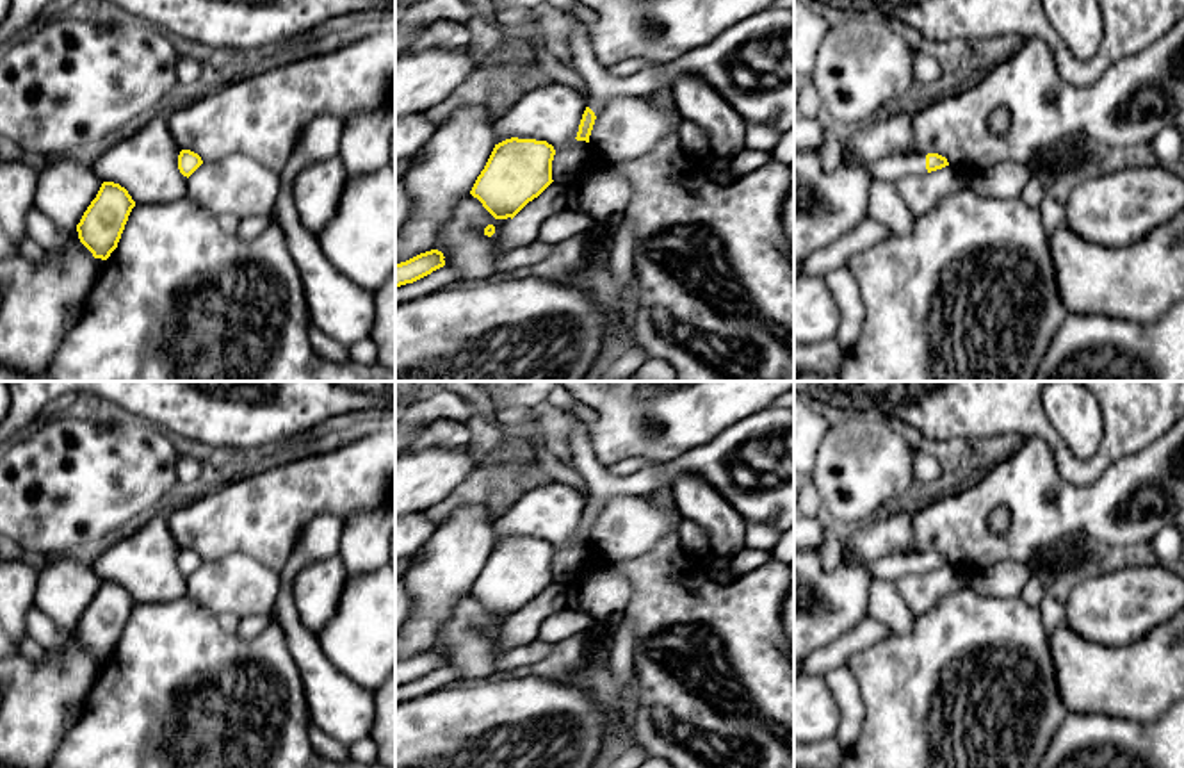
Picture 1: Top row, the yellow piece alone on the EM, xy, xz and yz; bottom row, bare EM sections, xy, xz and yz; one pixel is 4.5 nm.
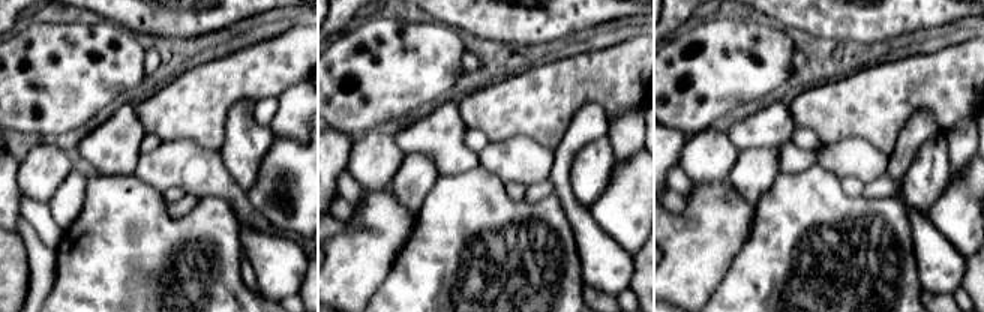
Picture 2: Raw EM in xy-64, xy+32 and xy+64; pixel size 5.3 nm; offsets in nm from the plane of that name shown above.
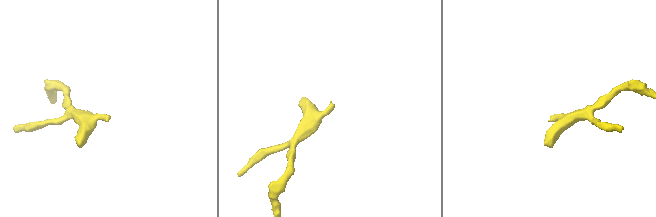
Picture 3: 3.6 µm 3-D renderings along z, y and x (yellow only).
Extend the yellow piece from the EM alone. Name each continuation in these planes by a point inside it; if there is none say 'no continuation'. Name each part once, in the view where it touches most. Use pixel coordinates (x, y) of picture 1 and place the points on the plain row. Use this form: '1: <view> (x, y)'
1: yz (891, 567)

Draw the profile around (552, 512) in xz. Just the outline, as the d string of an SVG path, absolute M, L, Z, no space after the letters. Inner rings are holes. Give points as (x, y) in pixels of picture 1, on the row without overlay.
M566 483L527 490L495 519L495 543L511 536L547 540L556 549L552 579L561 581L579 572L593 554L589 542L575 538L586 506L586 497Z

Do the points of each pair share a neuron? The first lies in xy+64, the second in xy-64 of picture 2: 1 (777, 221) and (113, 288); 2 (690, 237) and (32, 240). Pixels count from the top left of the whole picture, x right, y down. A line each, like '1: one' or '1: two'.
1: one
2: two

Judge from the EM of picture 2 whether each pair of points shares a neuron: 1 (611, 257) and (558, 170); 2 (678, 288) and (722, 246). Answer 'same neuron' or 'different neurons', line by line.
1: same neuron
2: same neuron

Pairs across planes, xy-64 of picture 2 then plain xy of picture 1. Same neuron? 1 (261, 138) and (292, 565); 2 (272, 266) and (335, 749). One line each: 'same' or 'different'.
1: different
2: different

